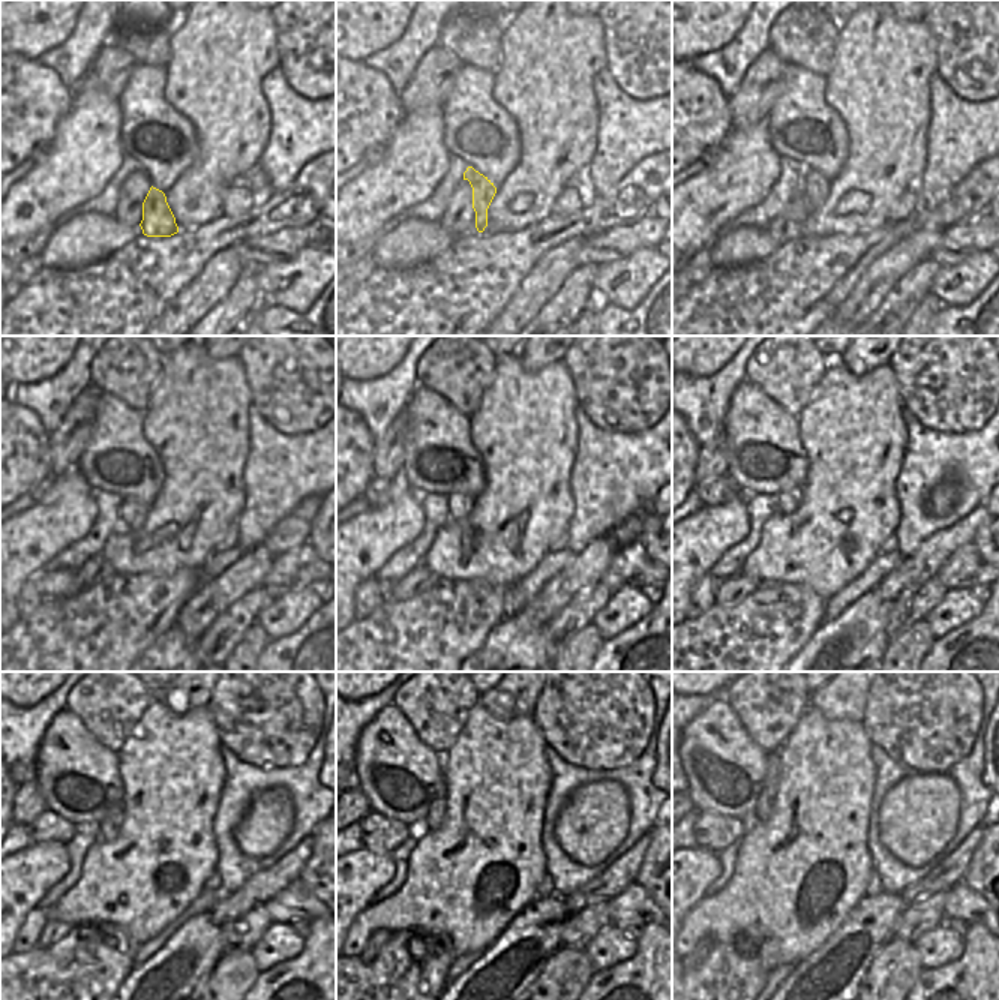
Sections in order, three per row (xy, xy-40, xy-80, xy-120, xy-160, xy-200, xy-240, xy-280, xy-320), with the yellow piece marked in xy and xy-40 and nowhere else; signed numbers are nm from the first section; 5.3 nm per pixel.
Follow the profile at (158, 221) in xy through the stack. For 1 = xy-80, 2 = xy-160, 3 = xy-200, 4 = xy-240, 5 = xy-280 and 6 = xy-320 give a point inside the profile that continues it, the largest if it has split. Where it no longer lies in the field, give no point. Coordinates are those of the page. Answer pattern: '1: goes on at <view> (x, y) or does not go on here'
1: goes on at xy-80 (815, 189)
2: goes on at xy-160 (459, 505)
3: goes on at xy-200 (788, 502)
4: goes on at xy-240 (108, 828)
5: goes on at xy-280 (435, 816)
6: goes on at xy-320 (764, 808)

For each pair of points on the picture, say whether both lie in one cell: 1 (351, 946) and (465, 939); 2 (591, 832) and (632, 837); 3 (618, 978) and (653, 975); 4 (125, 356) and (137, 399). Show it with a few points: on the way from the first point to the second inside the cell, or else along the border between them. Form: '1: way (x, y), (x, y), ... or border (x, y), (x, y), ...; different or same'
1: way (377, 918), (437, 918); same
2: border (629, 802), (629, 831), (600, 861); different
3: way (627, 979), (644, 979); same
4: way (128, 366), (134, 389); same

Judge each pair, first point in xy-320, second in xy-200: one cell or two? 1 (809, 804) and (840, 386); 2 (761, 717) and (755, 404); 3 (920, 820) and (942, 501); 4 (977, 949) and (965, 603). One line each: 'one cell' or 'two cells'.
1: one cell
2: two cells
3: one cell
4: two cells

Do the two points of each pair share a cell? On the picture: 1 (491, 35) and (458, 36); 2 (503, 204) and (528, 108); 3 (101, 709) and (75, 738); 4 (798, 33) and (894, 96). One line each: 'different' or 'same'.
1: same
2: same
3: different
4: different

